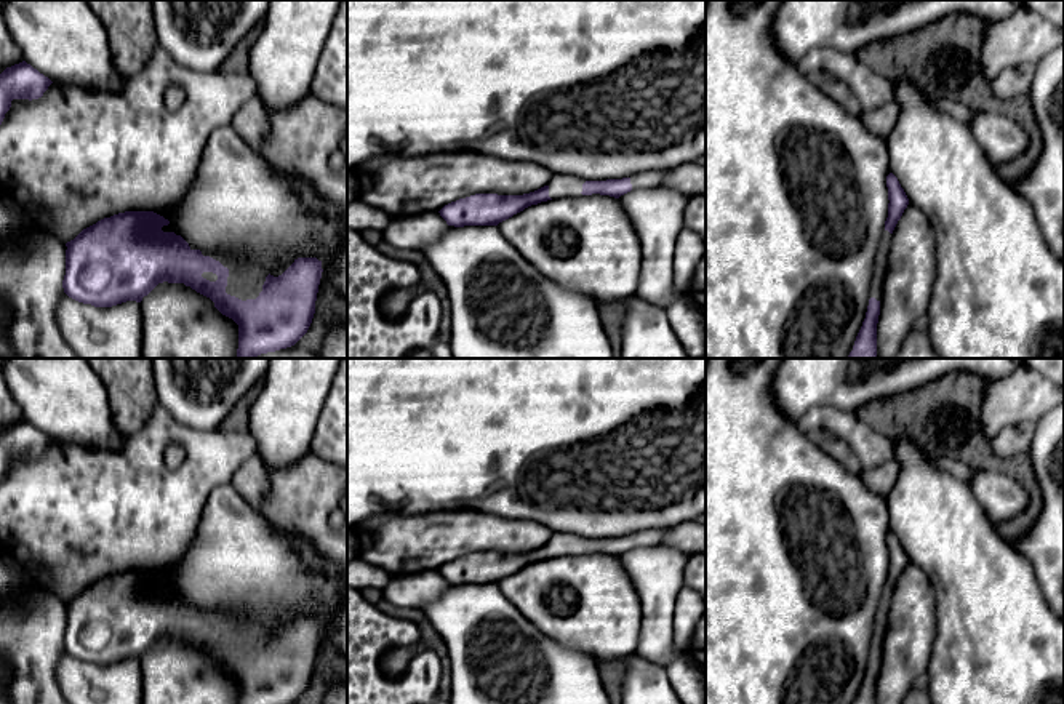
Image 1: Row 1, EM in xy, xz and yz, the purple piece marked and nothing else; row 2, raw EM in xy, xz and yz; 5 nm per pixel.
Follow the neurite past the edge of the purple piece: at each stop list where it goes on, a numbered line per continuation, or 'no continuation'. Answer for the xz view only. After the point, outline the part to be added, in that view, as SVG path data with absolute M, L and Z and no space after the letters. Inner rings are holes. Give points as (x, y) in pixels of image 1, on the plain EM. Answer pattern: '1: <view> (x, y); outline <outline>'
1: xz (648, 538); outline M653 528L629 534L632 547L664 546L666 530Z
2: xz (559, 544); outline M555 533L549 539L549 555L552 558L562 557L562 555L581 555L582 552L582 542L586 539L576 534L560 534Z

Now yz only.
1: yz (879, 629); outline M888 589L882 590L878 610L875 613L875 622L872 627L872 643L869 650L869 658L875 656L880 661L882 661L882 653L883 653L891 597L893 597L893 592L890 592Z

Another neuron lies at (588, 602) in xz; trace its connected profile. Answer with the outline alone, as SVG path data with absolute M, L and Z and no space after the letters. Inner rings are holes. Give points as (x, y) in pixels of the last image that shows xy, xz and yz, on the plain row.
M592 552L541 560L498 587L565 648L606 662L635 654L642 602L619 557Z

